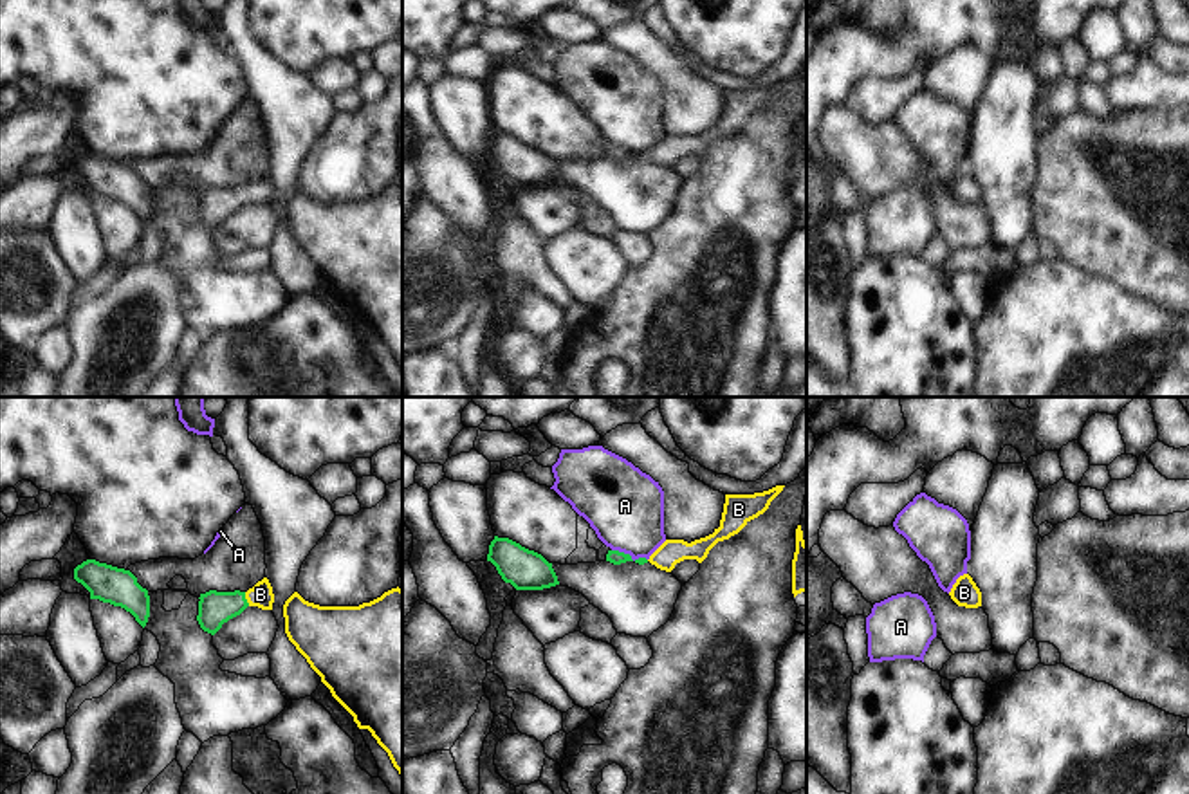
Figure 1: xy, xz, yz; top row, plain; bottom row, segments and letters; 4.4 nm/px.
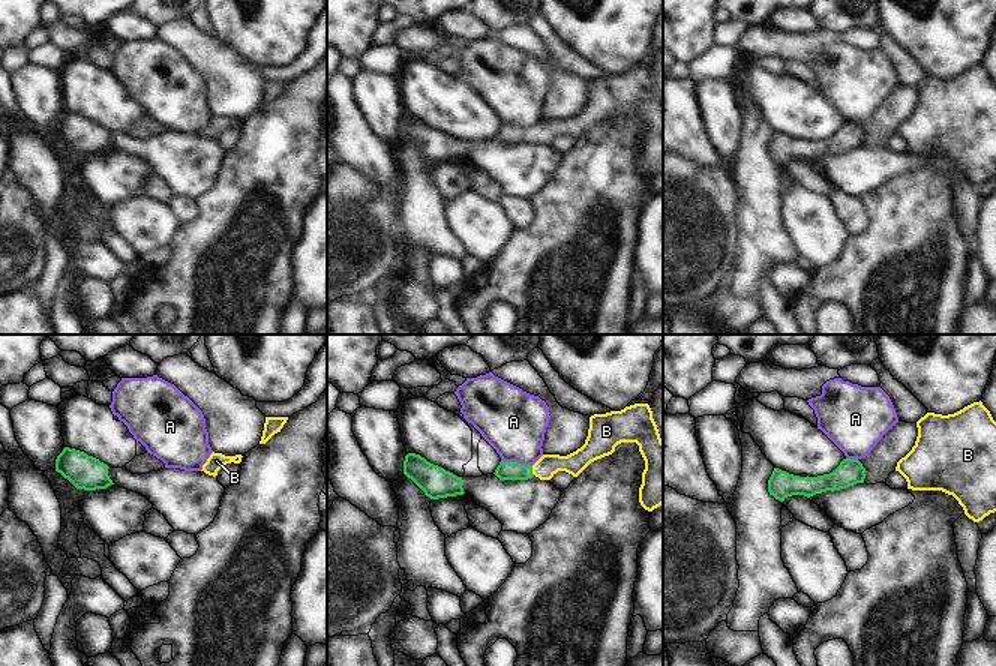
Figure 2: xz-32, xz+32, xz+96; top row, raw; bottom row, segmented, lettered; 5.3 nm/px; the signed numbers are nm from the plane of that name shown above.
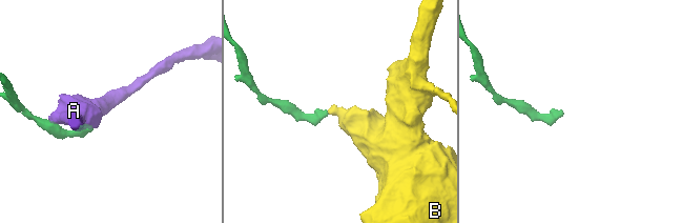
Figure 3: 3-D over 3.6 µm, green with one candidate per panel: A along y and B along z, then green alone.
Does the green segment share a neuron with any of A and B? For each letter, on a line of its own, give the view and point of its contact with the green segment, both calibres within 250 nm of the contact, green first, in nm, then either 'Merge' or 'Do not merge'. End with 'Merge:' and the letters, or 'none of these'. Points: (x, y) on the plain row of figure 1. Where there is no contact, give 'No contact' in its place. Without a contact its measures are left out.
A: Touches green at xz (630, 152). Thickness 60 nm (green) against 340 nm. Do not merge
B: Touches green at xy (246, 195). Thickness 150 nm (green) against 100 nm. Merge
Merge: B

